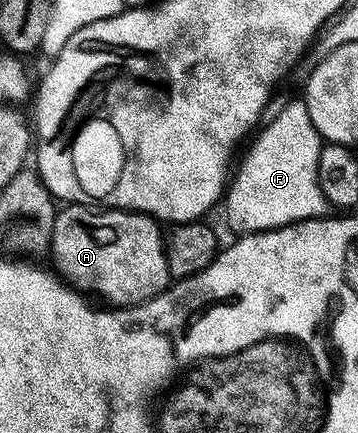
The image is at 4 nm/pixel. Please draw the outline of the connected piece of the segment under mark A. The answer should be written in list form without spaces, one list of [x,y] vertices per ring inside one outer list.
[[[67,203],[55,214],[49,257],[55,260],[54,268],[58,276],[62,277],[72,289],[87,295],[100,293],[107,300],[104,302],[115,307],[140,305],[143,301],[165,292],[173,281],[167,266],[165,233],[159,229],[162,229],[160,222],[145,213]]]

